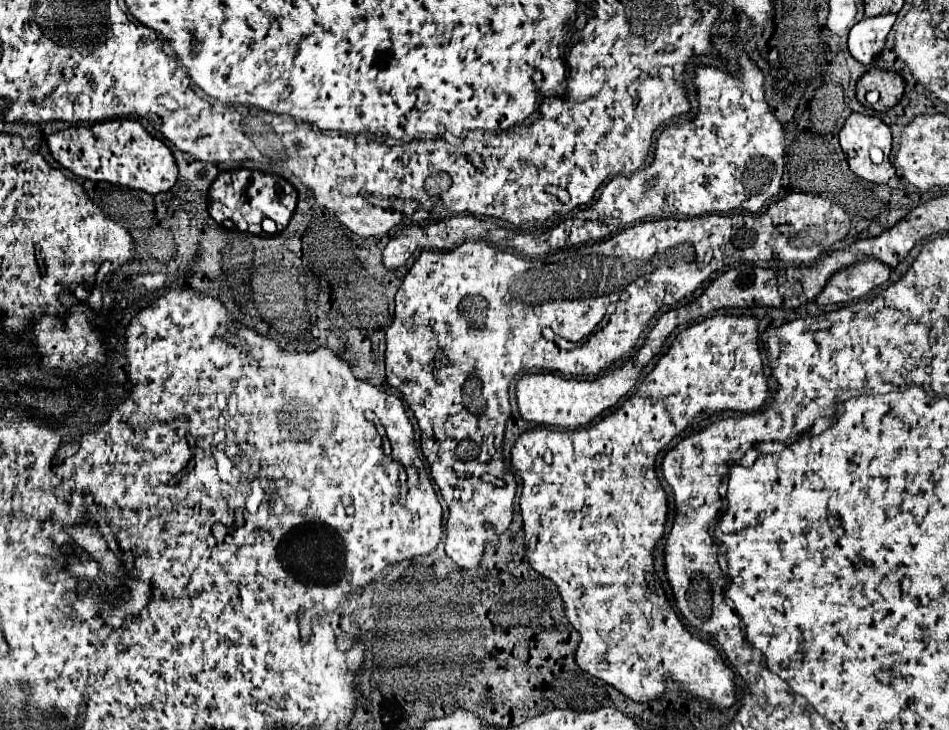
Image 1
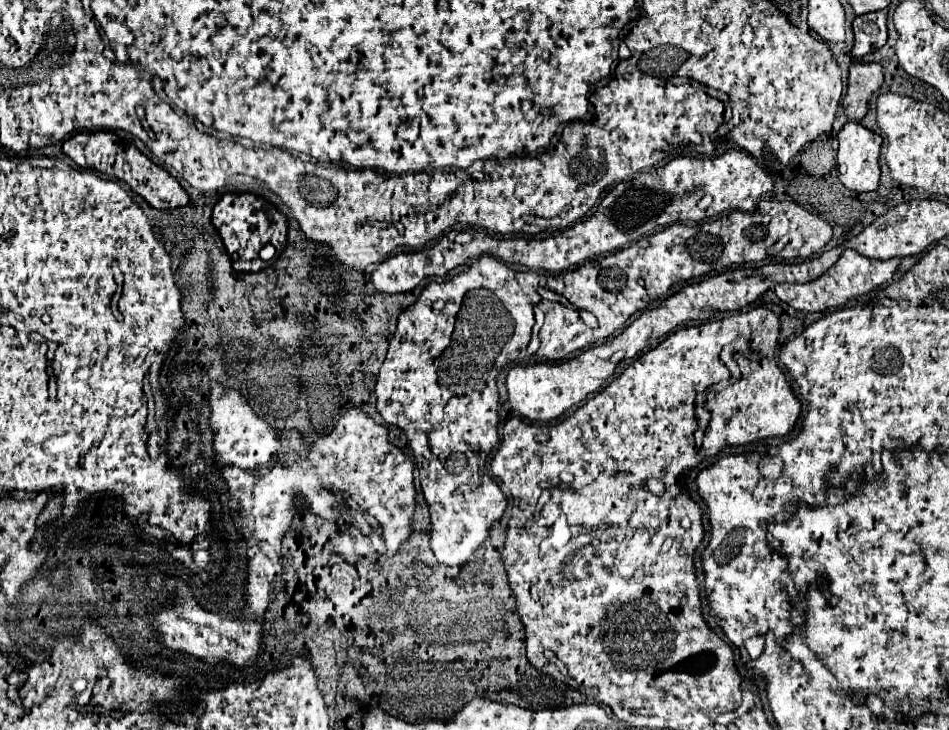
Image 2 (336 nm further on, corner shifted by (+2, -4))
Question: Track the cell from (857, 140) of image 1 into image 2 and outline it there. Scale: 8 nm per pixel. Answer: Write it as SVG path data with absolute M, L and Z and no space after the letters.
M849 120L837 134L839 180L855 192L873 192L879 186L879 150L883 138L859 122Z

